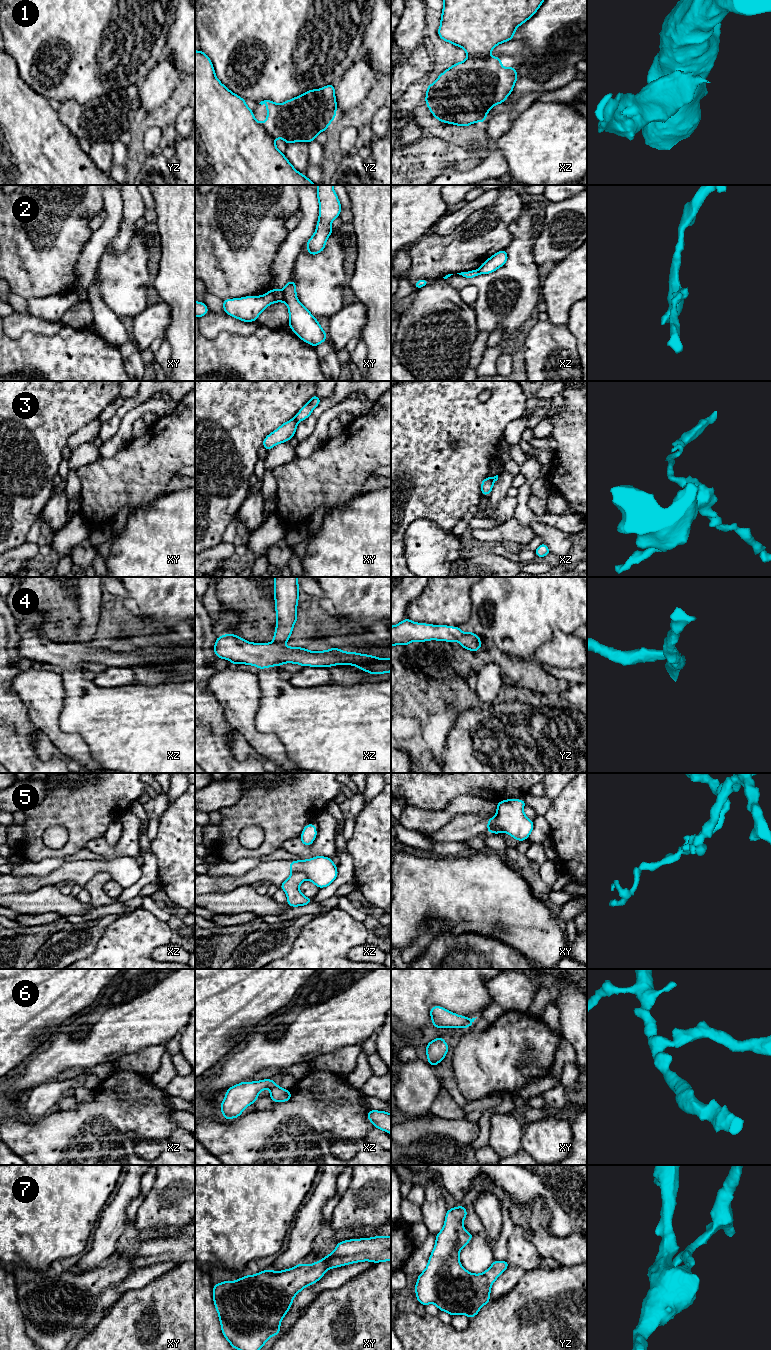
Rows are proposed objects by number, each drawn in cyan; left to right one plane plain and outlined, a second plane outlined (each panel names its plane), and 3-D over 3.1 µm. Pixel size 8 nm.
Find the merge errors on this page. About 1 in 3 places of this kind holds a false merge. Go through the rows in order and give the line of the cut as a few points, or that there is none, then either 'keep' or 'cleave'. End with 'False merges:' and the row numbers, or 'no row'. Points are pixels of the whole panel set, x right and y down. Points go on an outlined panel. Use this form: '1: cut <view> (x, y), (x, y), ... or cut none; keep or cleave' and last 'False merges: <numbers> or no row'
1: cut xz (489, 55), (468, 57); cleave
2: cut xy (281, 290), (283, 300); cleave
3: cut xy (294, 418), (297, 422); cleave
4: cut none; keep
5: cut xz (293, 872), (302, 872), (307, 878); cleave
6: cut xz (274, 1083), (270, 1087); cleave
7: cut none; keep
False merges: 1, 2, 3, 5, 6

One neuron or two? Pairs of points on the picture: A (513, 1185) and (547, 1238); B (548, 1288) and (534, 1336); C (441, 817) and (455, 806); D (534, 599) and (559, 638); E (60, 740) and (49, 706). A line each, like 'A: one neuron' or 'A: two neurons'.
A: two neurons
B: one neuron
C: one neuron
D: two neurons
E: one neuron

